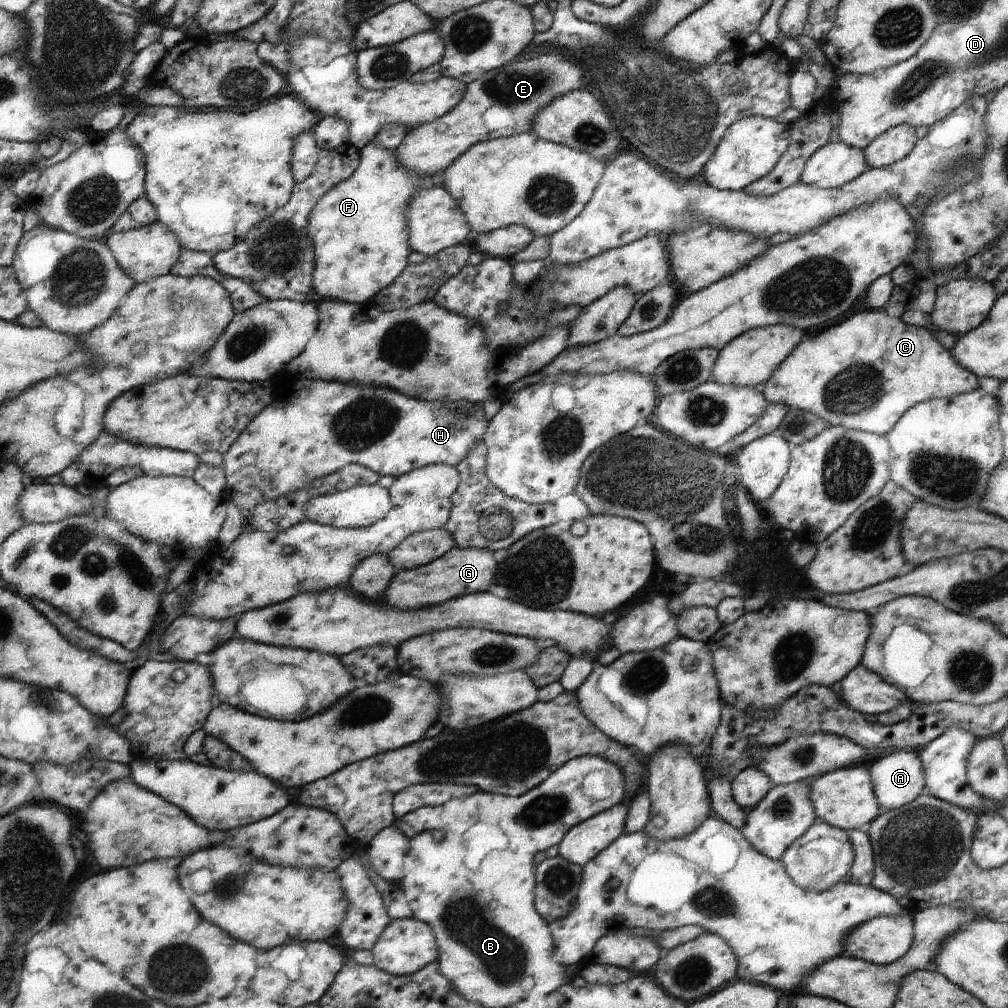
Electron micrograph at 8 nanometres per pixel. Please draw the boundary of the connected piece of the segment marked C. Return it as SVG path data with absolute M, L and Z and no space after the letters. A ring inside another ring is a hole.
M887 309L856 312L850 318L829 323L812 338L804 337L774 370L770 380L760 387L769 403L784 404L789 409L796 408L815 414L829 425L840 425L880 436L888 434L902 418L902 414L915 404L968 394L978 389L978 376L962 368L950 351L932 336L930 328L906 324L899 314Z

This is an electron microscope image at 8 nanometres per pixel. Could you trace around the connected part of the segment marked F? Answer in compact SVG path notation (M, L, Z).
M368 142L359 150L359 155L359 165L352 176L330 188L312 208L311 216L308 216L306 234L314 246L313 290L328 301L371 303L379 290L390 286L406 268L408 256L412 253L406 224L408 201L418 190L444 186L442 171L430 176L416 176L414 172L404 170L396 162L396 150L384 150L374 142Z

